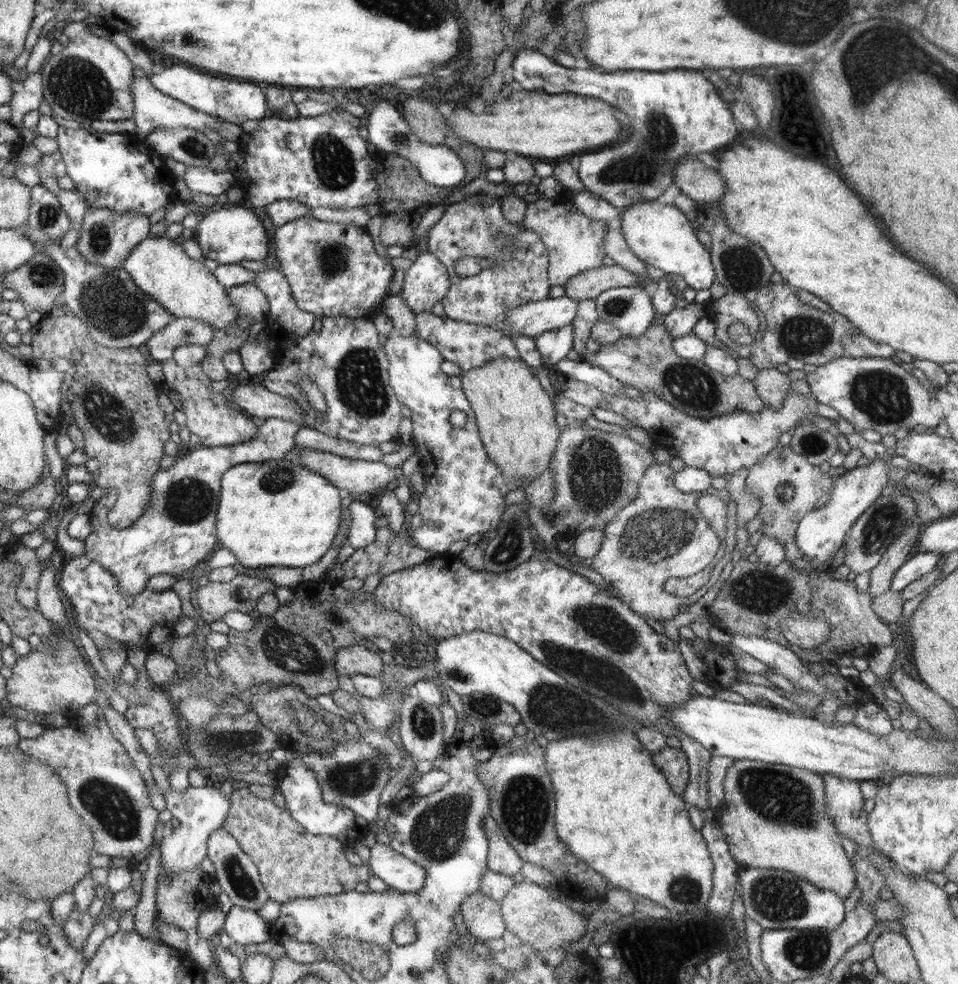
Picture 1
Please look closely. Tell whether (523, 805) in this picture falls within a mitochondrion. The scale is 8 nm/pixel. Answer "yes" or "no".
yes

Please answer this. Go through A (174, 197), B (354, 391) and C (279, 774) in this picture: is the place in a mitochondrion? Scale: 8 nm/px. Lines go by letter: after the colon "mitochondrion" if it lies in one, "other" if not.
A: other
B: mitochondrion
C: other

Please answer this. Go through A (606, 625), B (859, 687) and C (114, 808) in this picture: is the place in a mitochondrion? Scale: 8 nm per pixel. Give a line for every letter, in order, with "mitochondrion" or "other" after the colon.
A: mitochondrion
B: other
C: mitochondrion

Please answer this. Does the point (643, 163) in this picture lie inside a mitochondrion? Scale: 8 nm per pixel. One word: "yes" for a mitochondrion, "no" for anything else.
yes

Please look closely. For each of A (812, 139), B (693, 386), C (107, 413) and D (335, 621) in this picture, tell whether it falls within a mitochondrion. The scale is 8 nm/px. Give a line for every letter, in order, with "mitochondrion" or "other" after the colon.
A: other
B: mitochondrion
C: mitochondrion
D: mitochondrion

